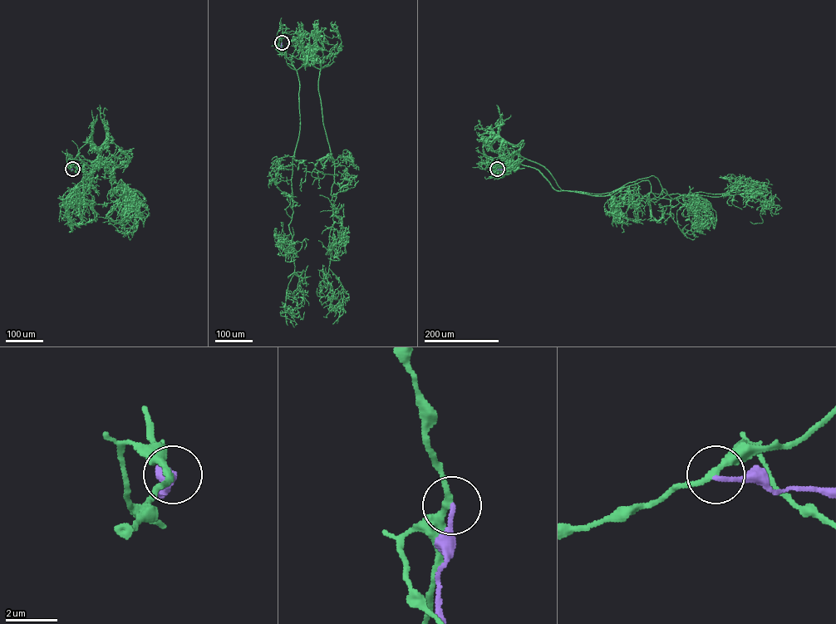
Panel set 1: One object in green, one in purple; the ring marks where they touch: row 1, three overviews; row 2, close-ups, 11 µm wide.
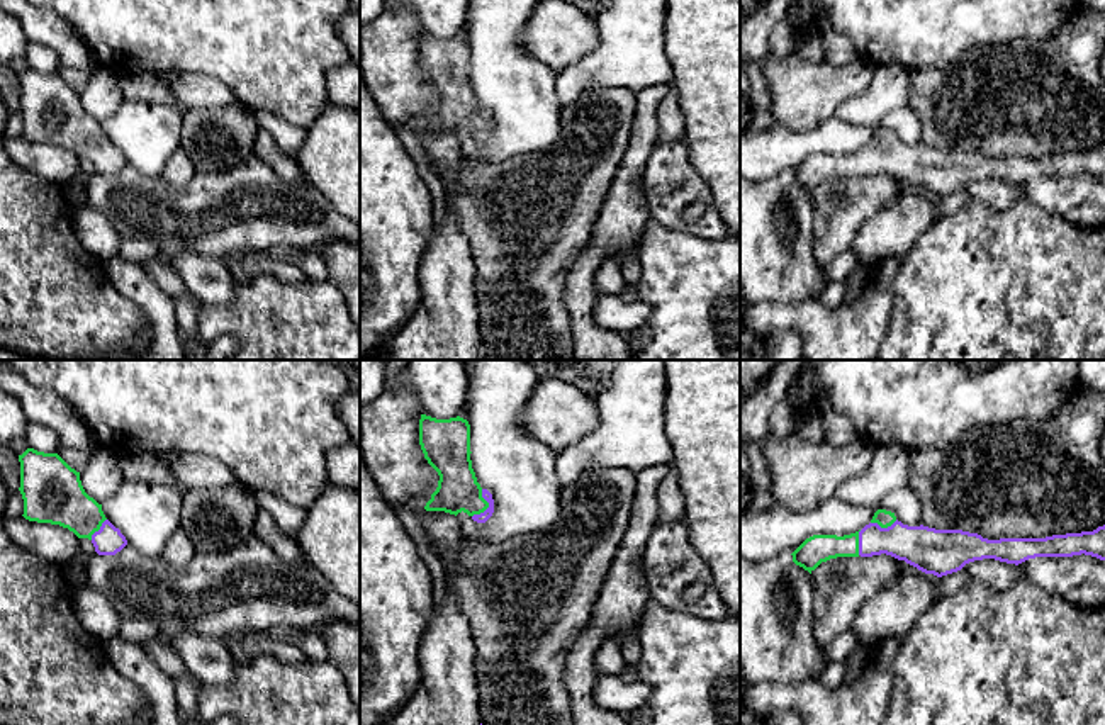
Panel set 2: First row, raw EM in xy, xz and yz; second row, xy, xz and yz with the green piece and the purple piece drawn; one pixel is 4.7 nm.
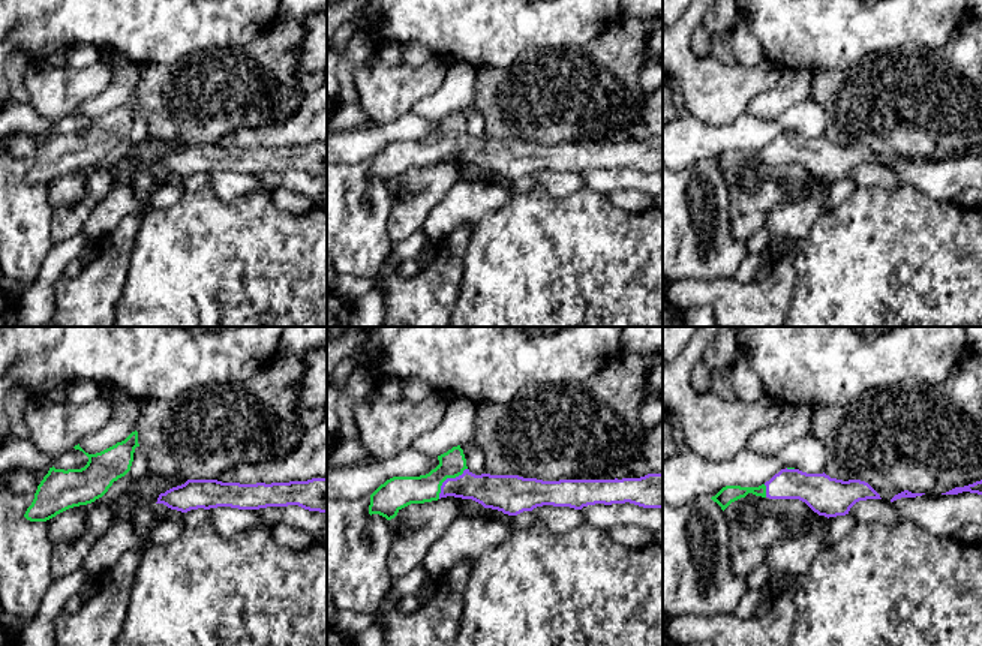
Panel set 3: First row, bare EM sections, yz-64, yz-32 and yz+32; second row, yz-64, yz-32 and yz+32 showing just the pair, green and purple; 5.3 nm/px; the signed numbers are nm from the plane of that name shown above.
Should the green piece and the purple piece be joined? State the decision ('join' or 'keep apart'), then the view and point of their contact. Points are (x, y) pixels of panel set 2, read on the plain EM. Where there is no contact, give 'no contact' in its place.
join | xz (487, 126)

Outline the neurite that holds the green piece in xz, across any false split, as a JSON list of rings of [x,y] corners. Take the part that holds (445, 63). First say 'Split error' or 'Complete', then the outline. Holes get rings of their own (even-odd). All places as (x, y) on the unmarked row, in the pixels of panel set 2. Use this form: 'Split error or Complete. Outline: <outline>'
Split error. Outline: [[[421,34],[419,65],[440,95],[438,107],[424,129],[455,136],[463,131],[474,141],[485,143],[494,132],[494,119],[480,107],[472,88],[468,41],[460,36],[436,39]]]

